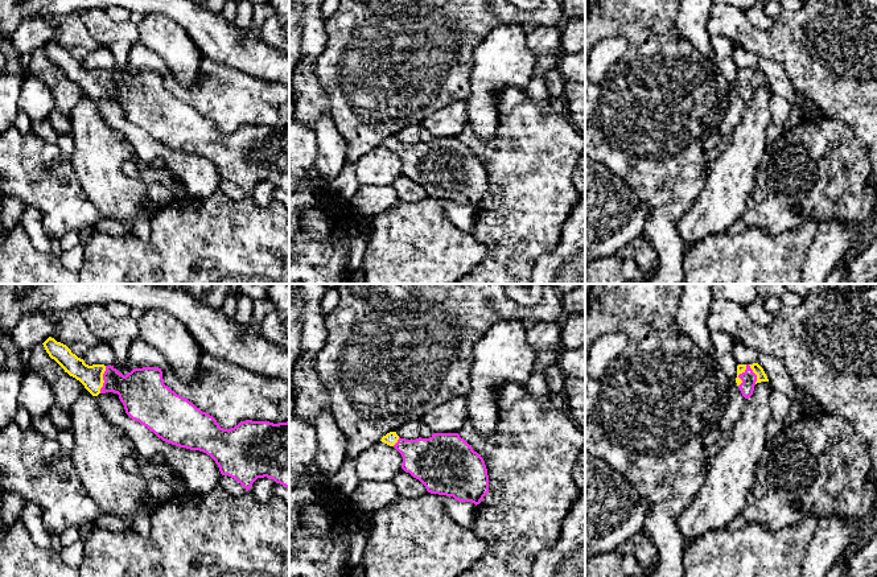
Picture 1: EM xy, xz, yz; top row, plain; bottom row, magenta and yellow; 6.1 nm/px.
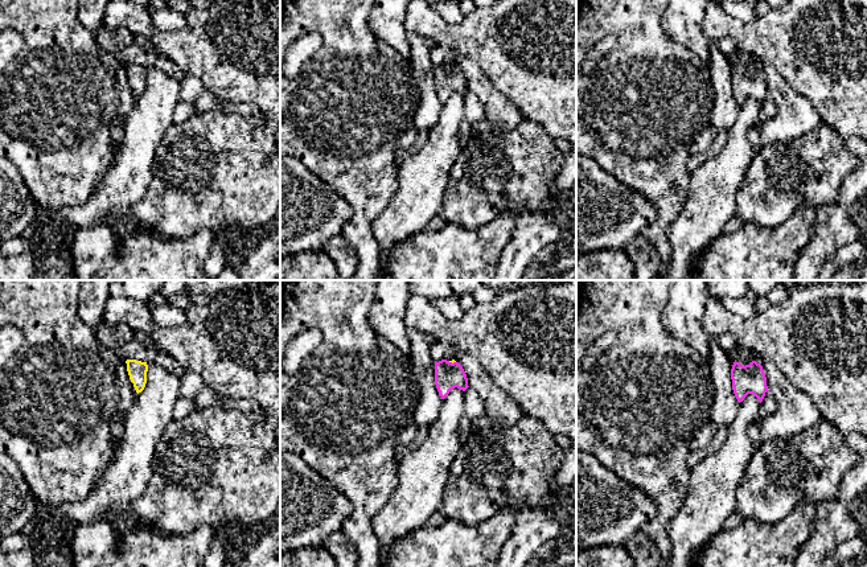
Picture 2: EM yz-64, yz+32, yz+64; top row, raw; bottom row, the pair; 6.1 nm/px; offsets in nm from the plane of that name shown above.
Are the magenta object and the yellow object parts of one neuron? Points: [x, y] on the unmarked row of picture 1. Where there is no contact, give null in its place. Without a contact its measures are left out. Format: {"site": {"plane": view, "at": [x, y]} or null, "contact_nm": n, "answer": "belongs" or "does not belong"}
{"site": {"plane": "yz", "at": [738, 79]}, "contact_nm": 150, "answer": "belongs"}

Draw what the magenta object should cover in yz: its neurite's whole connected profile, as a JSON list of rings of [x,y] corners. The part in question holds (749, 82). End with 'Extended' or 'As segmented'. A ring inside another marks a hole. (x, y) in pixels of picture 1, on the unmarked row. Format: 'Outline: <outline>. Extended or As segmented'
Outline: [[[758,67],[737,70],[736,87],[745,103],[753,99],[754,90],[761,86],[769,86],[769,83]]]. Extended

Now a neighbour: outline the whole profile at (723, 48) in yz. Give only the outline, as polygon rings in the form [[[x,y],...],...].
[[[715,36],[712,37],[715,62],[720,67],[721,74],[729,86],[729,106],[728,111],[719,125],[719,132],[725,136],[729,135],[741,121],[746,103],[742,100],[737,87],[737,66],[733,61],[733,49],[734,44],[724,37]]]

